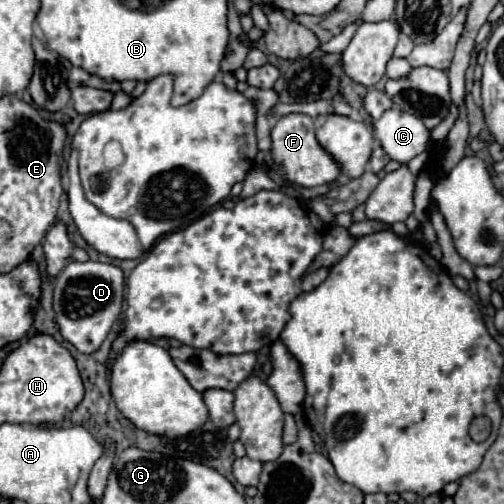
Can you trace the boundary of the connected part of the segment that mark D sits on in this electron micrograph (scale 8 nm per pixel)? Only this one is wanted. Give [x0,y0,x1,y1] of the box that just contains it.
[53,260,125,354]

